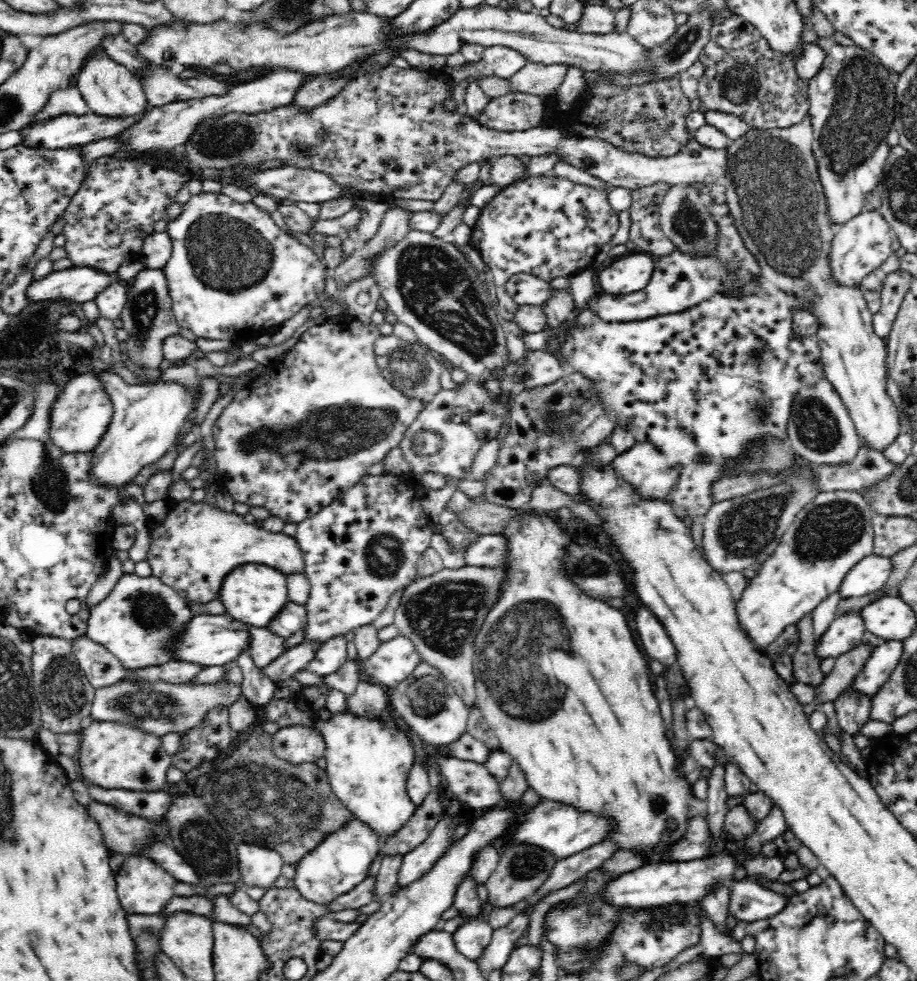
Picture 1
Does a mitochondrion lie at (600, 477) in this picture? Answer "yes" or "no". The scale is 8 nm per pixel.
no

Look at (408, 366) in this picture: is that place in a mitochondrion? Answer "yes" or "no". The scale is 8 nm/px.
yes

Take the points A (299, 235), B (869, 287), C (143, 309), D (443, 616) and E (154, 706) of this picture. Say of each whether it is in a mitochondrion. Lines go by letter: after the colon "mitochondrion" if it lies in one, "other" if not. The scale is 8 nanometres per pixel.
A: other
B: other
C: mitochondrion
D: mitochondrion
E: mitochondrion

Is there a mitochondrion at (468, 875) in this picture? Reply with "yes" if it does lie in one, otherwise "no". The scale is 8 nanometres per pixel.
no

